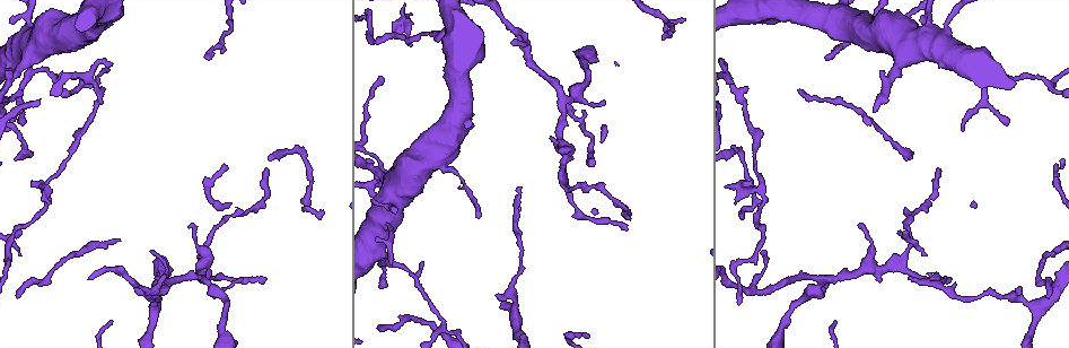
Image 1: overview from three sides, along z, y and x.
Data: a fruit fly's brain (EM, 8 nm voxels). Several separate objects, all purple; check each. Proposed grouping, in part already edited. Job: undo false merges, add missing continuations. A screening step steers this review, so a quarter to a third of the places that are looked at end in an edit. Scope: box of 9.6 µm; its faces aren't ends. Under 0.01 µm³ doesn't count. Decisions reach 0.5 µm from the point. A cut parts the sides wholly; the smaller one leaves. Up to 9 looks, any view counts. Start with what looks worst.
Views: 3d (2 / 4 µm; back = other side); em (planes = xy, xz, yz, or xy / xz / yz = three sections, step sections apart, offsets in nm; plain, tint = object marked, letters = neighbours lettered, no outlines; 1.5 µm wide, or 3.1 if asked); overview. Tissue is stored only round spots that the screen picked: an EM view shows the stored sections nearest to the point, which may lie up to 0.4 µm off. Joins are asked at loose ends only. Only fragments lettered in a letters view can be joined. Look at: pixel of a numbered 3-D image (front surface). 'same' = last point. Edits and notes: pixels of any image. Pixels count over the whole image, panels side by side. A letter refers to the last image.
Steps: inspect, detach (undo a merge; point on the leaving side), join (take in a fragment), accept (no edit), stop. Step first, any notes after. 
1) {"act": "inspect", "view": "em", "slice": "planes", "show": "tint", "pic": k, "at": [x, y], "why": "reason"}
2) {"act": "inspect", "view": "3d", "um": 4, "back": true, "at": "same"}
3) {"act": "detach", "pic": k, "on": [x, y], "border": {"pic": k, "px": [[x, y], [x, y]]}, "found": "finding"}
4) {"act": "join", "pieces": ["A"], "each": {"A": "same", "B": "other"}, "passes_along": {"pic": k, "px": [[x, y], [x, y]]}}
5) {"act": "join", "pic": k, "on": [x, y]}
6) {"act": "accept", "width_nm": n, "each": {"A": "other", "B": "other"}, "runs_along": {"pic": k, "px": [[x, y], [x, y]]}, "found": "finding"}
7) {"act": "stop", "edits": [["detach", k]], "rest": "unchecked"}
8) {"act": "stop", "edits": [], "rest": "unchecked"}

{"act": "inspect", "view": "3d", "um": 4, "pic": 1, "at": [930, 30], "why": "sudden change in width"}

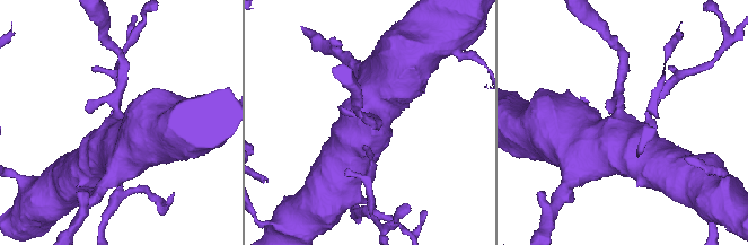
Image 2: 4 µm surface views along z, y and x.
{"act": "inspect", "view": "em", "slice": "xy", "step": 4, "show": "tint", "pic": 2, "at": [620, 125]}

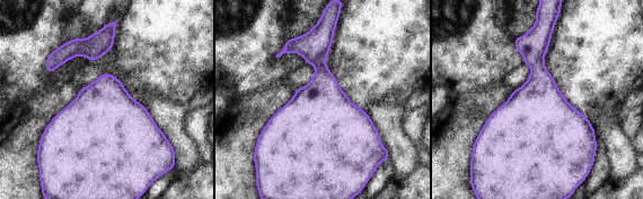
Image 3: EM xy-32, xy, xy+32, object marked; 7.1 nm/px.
{"act": "inspect", "view": "em", "slice": "xy", "step": 4, "show": "letters", "at": "same", "why": "see the neighbours"}

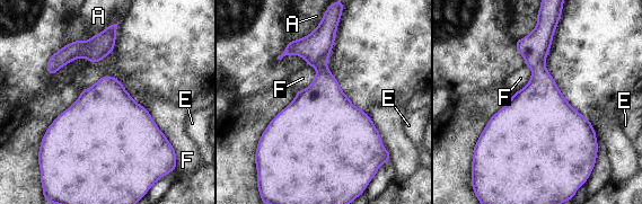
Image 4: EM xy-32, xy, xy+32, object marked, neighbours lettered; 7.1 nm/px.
{"act": "accept", "each": {"A": "other", "E": "other", "F": "other"}, "found": "all the same cell"}

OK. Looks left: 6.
{"act": "inspect", "view": "3d", "um": 4, "back": true, "pic": 1, "at": [17, 295], "why": "tapers out"}

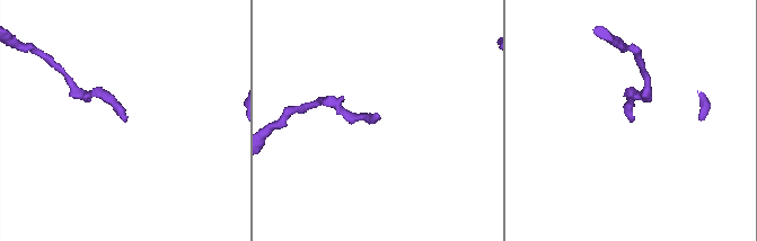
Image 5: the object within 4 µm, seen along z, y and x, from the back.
{"act": "inspect", "view": "em", "slice": "planes", "show": "plain", "pic": 5, "at": [380, 117], "why": "now the EM"}

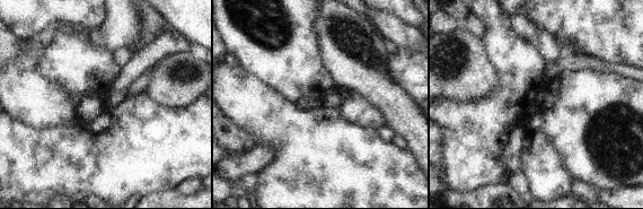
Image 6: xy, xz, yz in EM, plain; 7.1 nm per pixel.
{"act": "inspect", "view": "em", "slice": "planes", "show": "letters", "at": "same", "why": "see the neighbours"}

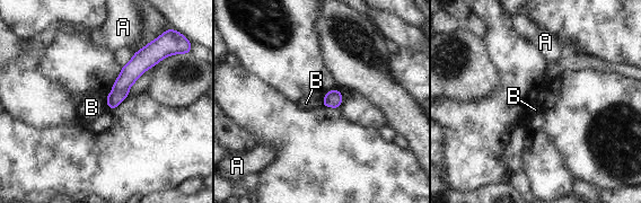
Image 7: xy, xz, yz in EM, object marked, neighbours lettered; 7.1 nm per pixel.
{"act": "accept", "width_nm": 120, "each": {"A": "other", "B": "other"}, "border": {"pic": 7, "px": [[105, 102], [110, 108]]}, "found": "none of them fits"}

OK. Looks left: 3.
{"act": "inspect", "view": "em", "slice": "planes", "show": "letters", "pic": 1, "at": [446, 171], "why": "thick turns thin"}

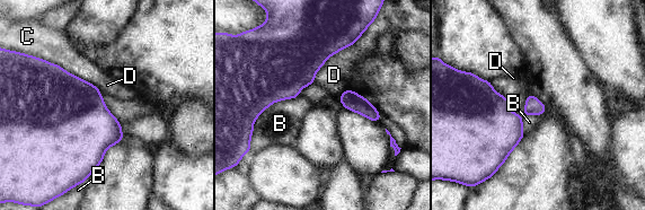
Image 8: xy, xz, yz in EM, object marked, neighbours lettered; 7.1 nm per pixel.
{"act": "accept", "width_nm": 80, "longest_contact_nm": ["D", 480], "each": {"B": "other", "C": "other", "D": "other"}, "found": "continuous, no second cell"}

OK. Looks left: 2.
{"act": "inspect", "view": "em", "slice": "planes", "show": "letters", "pic": 1, "at": [296, 149], "why": "sharp bend"}

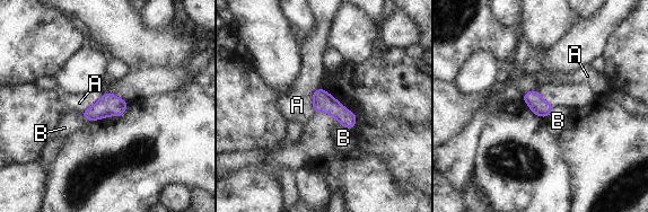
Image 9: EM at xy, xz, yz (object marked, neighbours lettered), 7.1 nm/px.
{"act": "accept", "each": {"A": "other", "B": "other"}, "found": "one cell here"}

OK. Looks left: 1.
{"act": "stop", "edits": [], "rest": "unchecked"}

